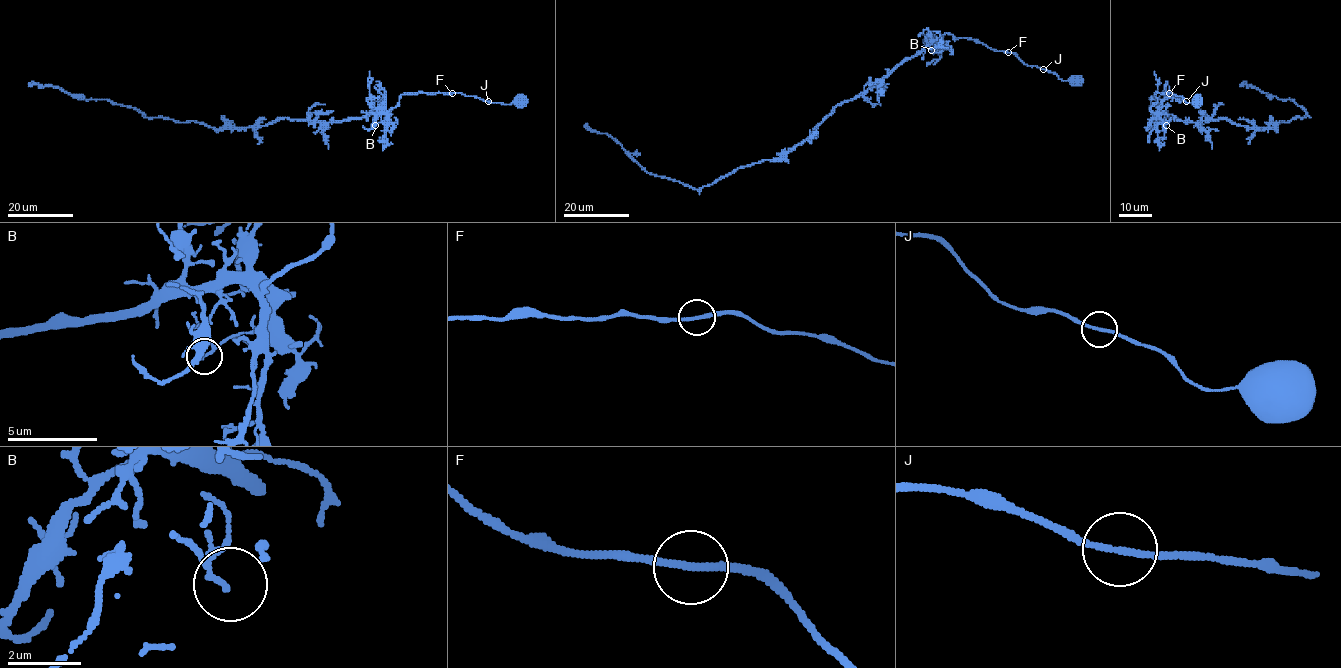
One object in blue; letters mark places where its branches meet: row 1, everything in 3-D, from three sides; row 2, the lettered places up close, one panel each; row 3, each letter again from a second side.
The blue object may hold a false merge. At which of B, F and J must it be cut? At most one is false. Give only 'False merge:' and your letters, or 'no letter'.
False merge: no letter

